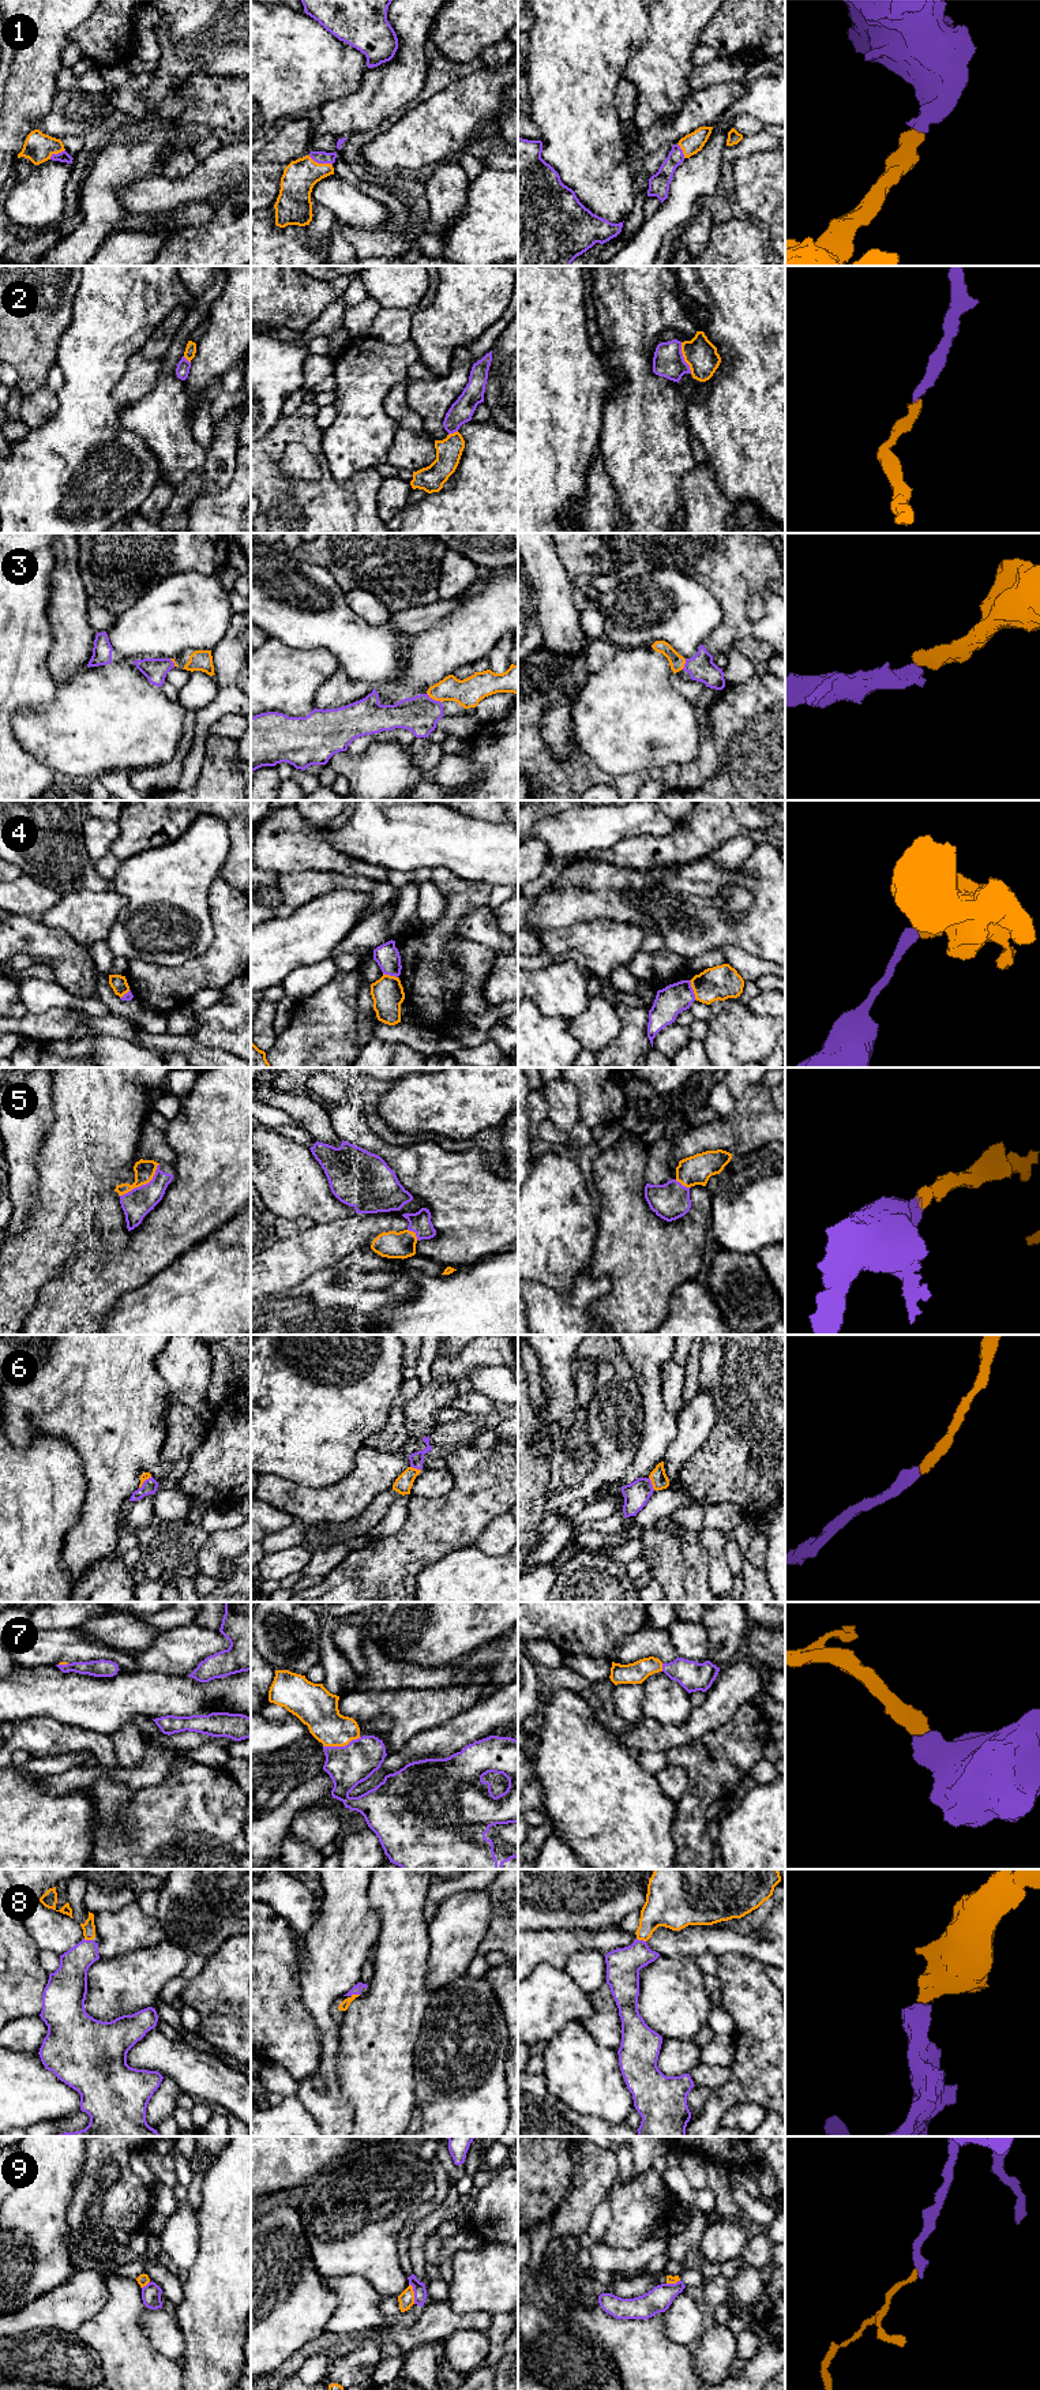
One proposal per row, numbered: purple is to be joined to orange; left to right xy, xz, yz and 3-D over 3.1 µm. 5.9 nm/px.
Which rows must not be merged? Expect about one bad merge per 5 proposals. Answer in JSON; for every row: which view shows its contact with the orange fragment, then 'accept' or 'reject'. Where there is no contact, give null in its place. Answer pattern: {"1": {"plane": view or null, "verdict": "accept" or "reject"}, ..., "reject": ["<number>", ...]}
{"1": {"plane": "xz", "verdict": "accept"}, "2": {"plane": "yz", "verdict": "accept"}, "3": {"plane": "xz", "verdict": "accept"}, "4": {"plane": "yz", "verdict": "reject"}, "5": {"plane": "xy", "verdict": "accept"}, "6": {"plane": "yz", "verdict": "accept"}, "7": {"plane": "xz", "verdict": "accept"}, "8": {"plane": "yz", "verdict": "accept"}, "9": {"plane": "xz", "verdict": "reject"}, "reject": ["4", "9"]}

